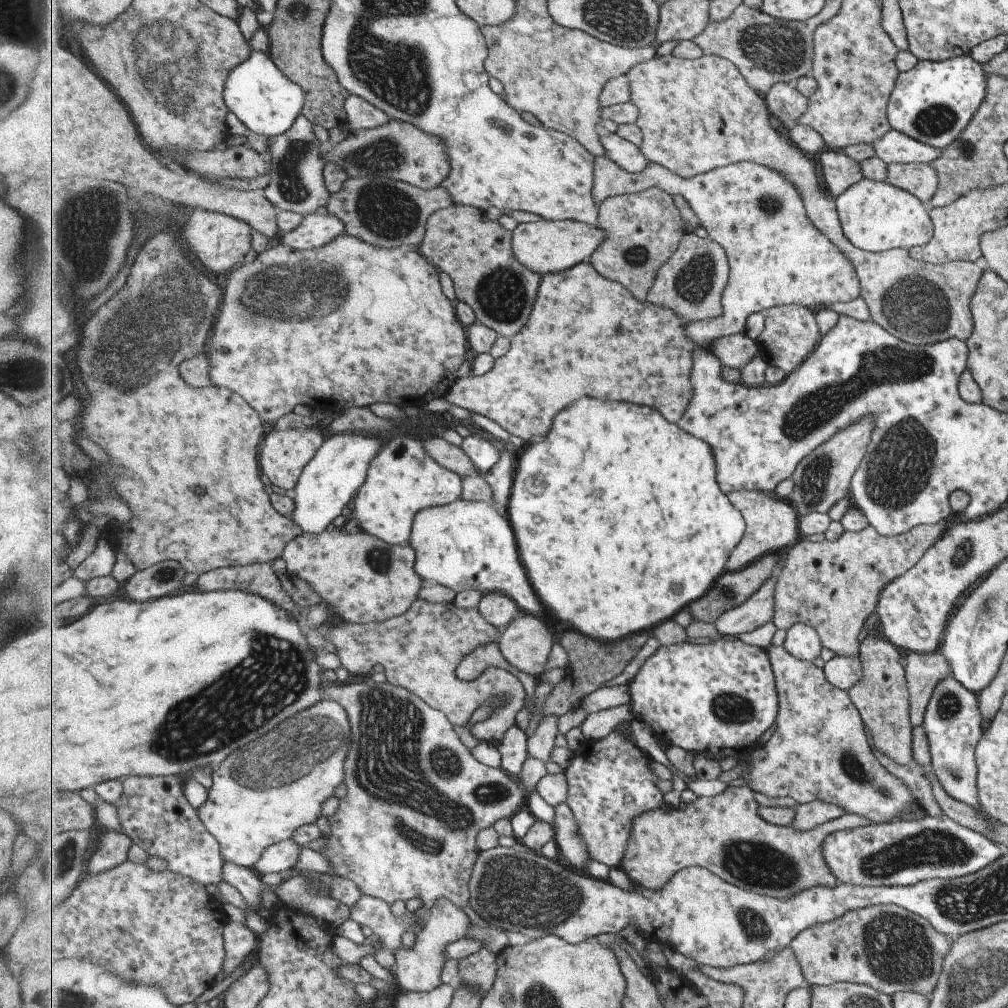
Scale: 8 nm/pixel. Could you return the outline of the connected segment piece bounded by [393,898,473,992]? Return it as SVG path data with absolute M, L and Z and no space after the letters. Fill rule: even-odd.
M439 899L429 914L425 926L420 930L416 943L411 948L401 946L394 952L393 974L398 992L430 991L440 987L443 984L441 974L443 974L443 968L445 968L448 959L447 947L451 943L465 939L465 936L471 932L471 925L473 922L470 916L452 900Z

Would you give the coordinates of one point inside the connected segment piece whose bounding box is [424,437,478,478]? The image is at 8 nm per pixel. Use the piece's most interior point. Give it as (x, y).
(453, 457)

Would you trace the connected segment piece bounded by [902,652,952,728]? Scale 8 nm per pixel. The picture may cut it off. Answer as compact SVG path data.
M939 652L902 654L908 690L908 715L913 728L922 724L924 710L933 687L945 677L952 676L948 662Z

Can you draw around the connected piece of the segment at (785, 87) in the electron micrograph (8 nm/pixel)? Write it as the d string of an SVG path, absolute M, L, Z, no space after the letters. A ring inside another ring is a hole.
M778 82L764 95L771 114L775 115L788 130L799 124L808 109L809 99L794 83Z

